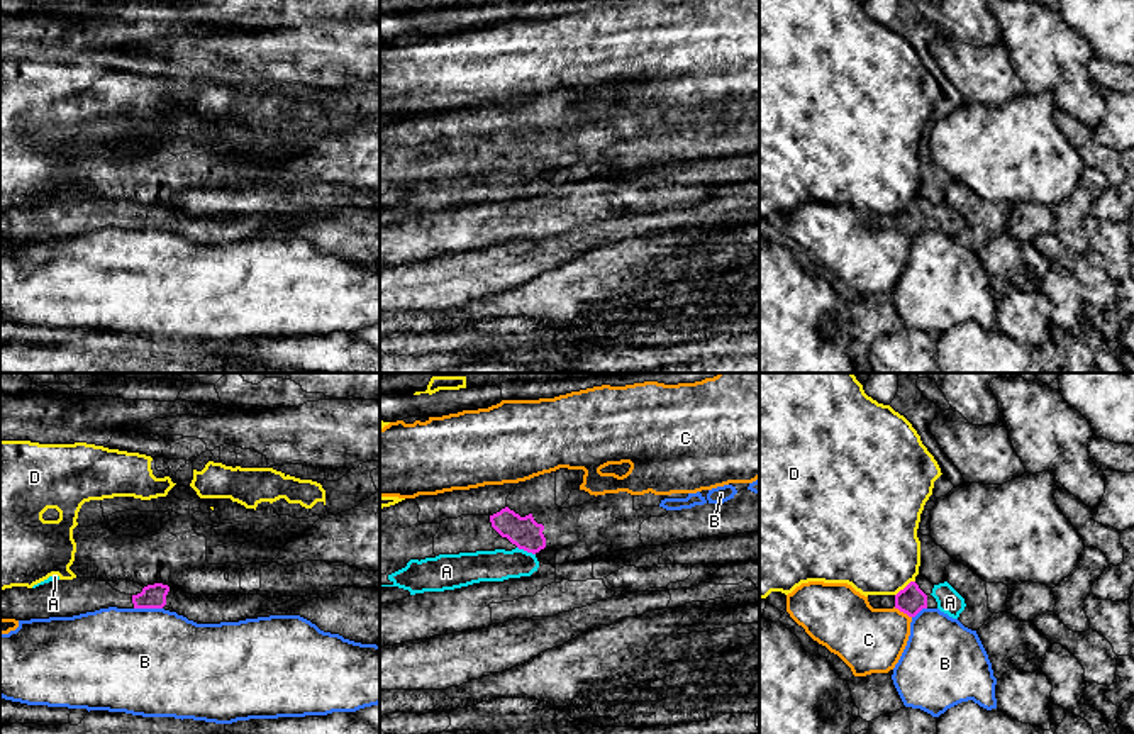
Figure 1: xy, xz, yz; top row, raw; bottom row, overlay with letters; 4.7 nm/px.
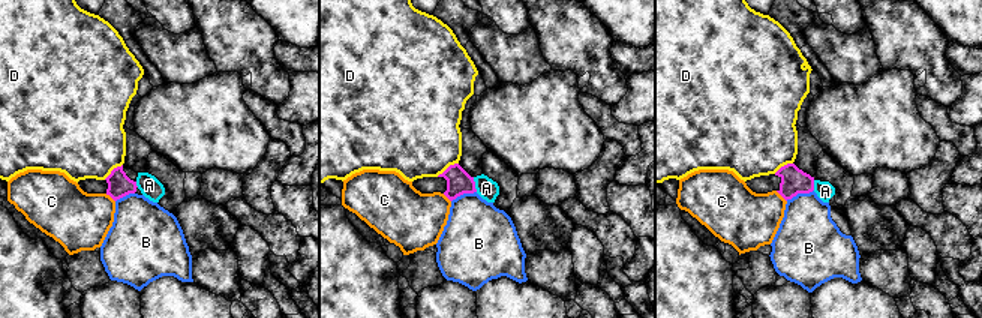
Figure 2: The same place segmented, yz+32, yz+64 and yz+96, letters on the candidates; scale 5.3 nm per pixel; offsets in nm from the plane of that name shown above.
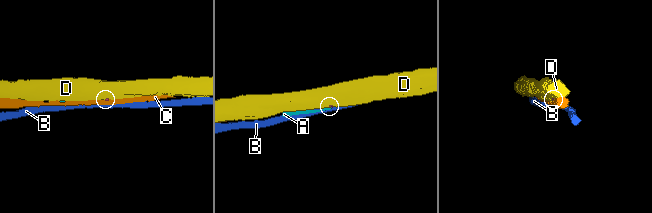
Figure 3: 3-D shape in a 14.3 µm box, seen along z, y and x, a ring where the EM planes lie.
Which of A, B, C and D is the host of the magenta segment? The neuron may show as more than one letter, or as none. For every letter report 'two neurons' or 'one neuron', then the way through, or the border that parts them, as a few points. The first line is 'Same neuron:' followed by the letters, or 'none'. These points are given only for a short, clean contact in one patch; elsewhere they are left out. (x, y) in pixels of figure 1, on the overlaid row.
Same neuron: A
A: one neuron; runs through xz (524, 533), (526, 550), (512, 563), (499, 565)
B: two neurons; border along xy (134, 607), (161, 609)
C: two neurons; border along yz (894, 607), (911, 617)
D: two neurons; border along yz (914, 580), (895, 595)

